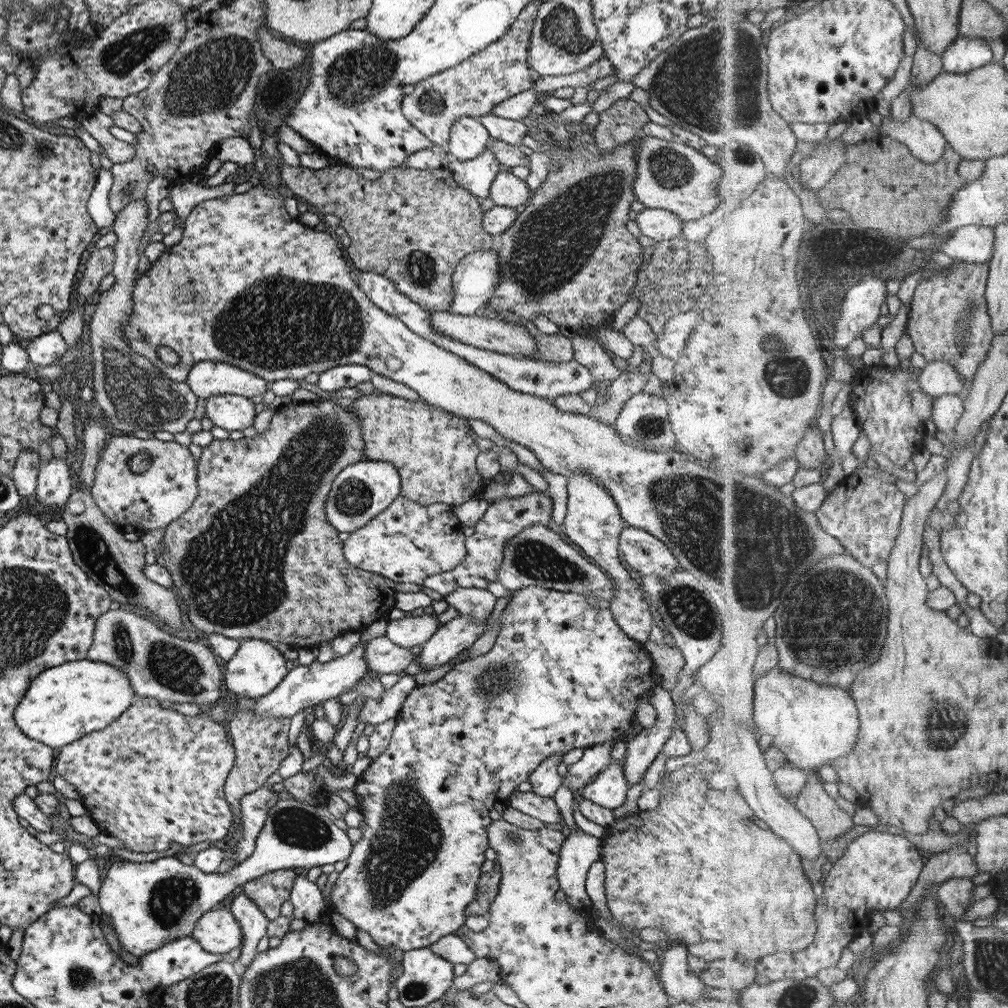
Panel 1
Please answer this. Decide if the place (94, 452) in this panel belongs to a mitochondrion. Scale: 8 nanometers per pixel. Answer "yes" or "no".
no

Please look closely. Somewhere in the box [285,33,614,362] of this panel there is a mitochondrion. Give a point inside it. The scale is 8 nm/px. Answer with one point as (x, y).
(357, 75)

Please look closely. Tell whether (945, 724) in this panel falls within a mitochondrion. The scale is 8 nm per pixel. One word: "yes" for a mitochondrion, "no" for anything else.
yes

